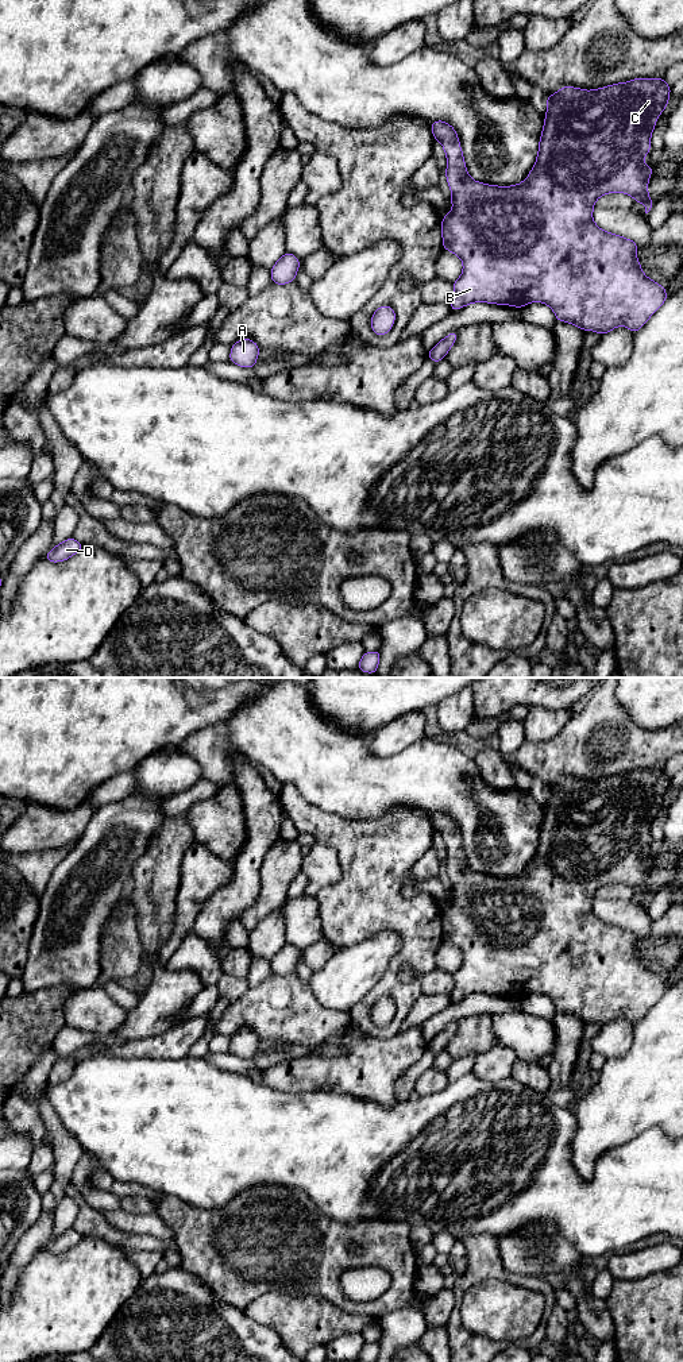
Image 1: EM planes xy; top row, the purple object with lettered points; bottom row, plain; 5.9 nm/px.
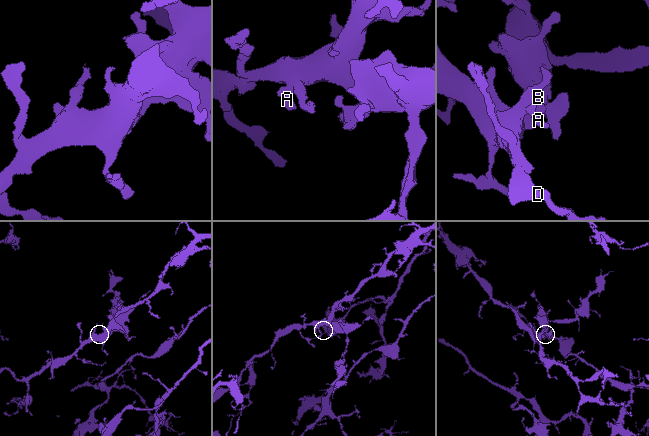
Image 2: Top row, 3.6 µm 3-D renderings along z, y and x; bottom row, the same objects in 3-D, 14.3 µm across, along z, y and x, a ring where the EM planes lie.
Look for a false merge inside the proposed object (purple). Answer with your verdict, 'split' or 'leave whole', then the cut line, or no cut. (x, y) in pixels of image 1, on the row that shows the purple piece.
leave whole; cut none

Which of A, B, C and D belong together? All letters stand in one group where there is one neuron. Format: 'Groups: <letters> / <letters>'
Groups: A B C D

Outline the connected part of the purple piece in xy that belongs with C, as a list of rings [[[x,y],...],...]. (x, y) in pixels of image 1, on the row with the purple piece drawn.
[[[633,78],[629,82],[611,84],[605,88],[583,90],[582,88],[563,86],[557,89],[555,94],[547,97],[547,113],[544,119],[544,127],[539,142],[539,153],[533,169],[529,171],[528,178],[518,185],[497,186],[474,181],[466,169],[463,151],[459,143],[458,132],[451,124],[443,120],[431,123],[431,130],[436,142],[443,144],[447,157],[445,177],[451,189],[452,211],[441,219],[441,236],[443,248],[458,255],[463,262],[462,275],[452,283],[454,298],[451,304],[451,312],[455,312],[472,302],[489,302],[497,305],[510,305],[514,308],[522,308],[529,302],[544,302],[548,305],[557,321],[570,323],[583,331],[594,331],[601,336],[609,333],[611,329],[624,325],[636,333],[652,315],[665,302],[667,292],[660,283],[648,278],[643,270],[641,263],[637,261],[638,246],[632,240],[606,232],[601,229],[593,220],[593,211],[595,201],[606,193],[626,193],[634,198],[636,202],[645,205],[645,213],[653,208],[653,201],[648,194],[648,182],[653,171],[653,166],[645,166],[643,163],[645,155],[651,151],[651,136],[659,115],[664,112],[668,105],[671,86],[660,78]]]

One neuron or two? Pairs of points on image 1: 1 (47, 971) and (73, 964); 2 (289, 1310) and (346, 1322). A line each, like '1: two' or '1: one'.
1: one
2: one

